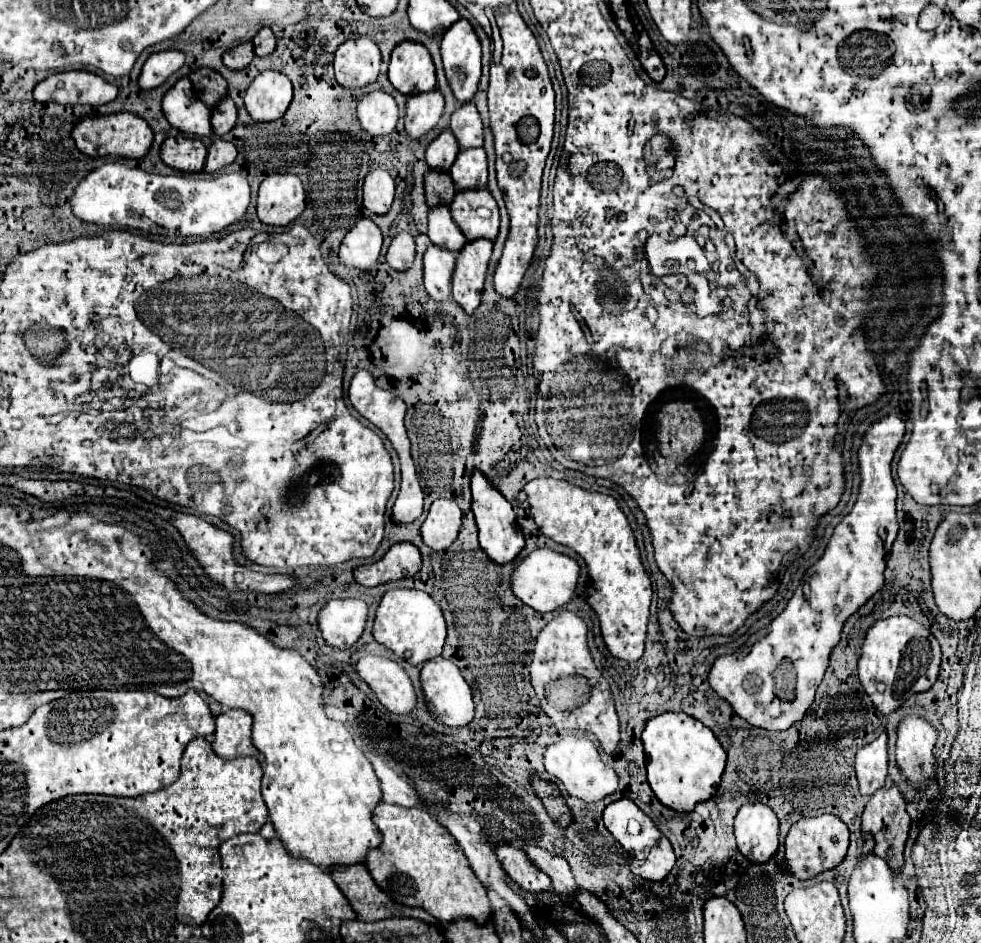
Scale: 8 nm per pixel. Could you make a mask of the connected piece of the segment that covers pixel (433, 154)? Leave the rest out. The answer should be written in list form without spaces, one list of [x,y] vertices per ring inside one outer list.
[[[445,130],[427,146],[427,164],[431,170],[449,172],[457,154],[459,154],[459,144],[455,136],[449,130]]]

